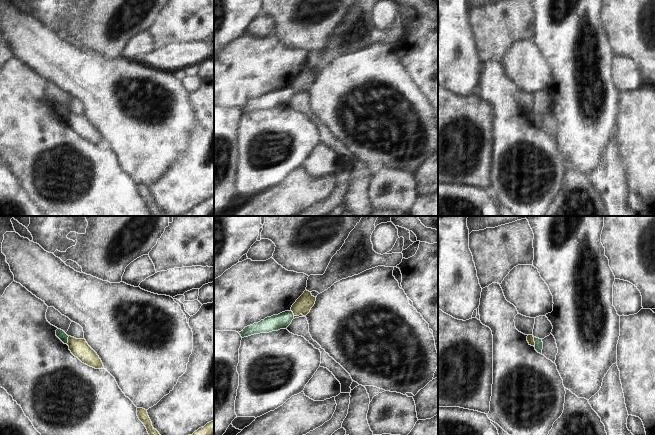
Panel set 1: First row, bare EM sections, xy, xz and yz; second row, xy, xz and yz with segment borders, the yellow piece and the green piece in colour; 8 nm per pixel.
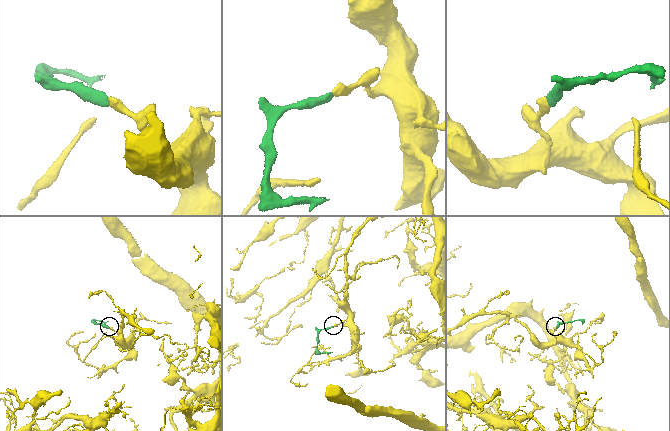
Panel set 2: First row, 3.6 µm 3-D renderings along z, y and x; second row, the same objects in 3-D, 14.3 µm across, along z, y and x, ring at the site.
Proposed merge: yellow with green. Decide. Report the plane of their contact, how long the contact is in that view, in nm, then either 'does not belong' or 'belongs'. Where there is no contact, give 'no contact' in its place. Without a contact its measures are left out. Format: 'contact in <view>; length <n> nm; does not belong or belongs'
contact in yz; length 90 nm; does not belong

